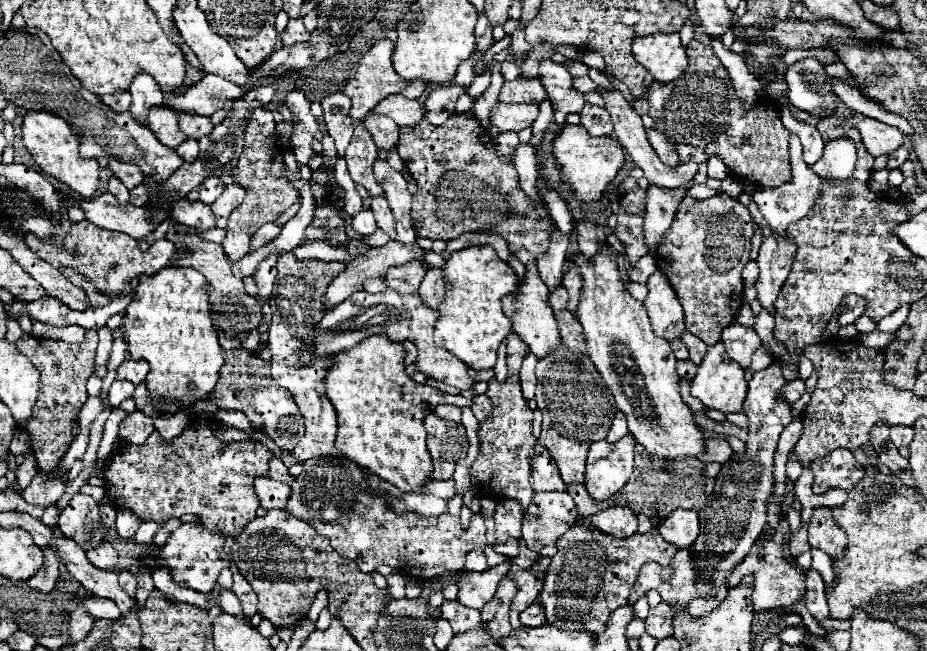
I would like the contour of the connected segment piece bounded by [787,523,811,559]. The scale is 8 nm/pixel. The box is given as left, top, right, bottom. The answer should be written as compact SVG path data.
M801 523L801 527L799 527L799 531L795 531L795 533L789 535L789 543L787 543L787 545L789 545L789 555L791 555L793 559L811 549L809 543L807 543L807 527L805 527L803 523Z

